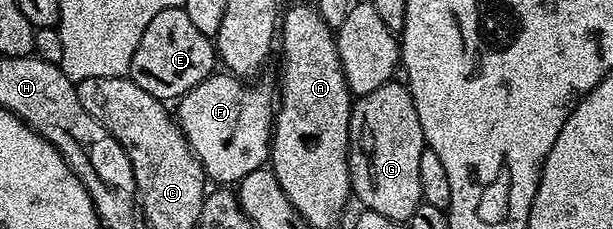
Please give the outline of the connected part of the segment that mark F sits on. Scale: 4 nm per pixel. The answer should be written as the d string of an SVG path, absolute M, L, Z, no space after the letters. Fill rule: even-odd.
M213 73L203 79L197 87L181 95L175 104L175 121L198 157L205 176L211 182L213 179L213 184L239 184L240 179L246 177L246 173L254 173L254 169L265 166L269 162L274 118L274 91L273 88L271 91L264 83L258 84L257 87L251 87L252 85L251 82L237 79L235 75Z

